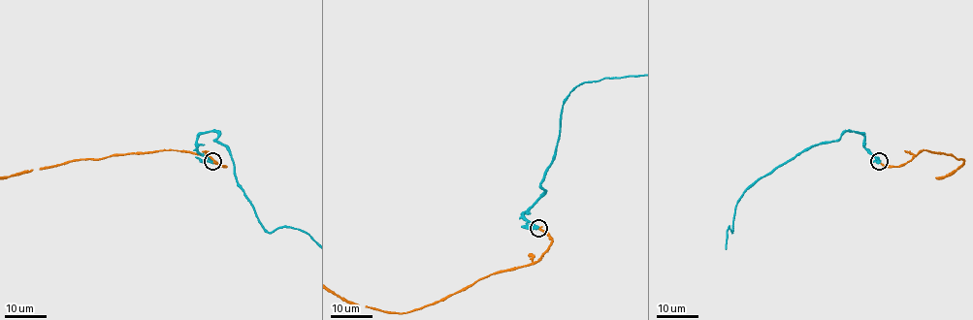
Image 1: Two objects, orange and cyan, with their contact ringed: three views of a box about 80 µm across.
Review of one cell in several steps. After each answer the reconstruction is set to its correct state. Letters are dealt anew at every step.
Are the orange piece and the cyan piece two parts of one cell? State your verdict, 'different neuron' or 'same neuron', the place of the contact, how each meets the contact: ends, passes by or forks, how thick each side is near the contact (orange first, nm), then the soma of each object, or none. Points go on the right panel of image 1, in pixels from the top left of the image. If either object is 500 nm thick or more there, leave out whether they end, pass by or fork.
same neuron | (879, 161) | orange ends | cyan passes by | 280/280 nm | orange none | cyan none

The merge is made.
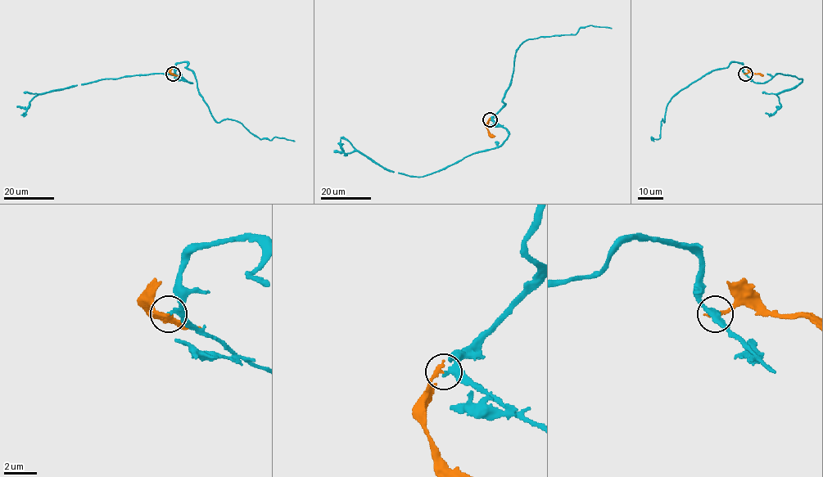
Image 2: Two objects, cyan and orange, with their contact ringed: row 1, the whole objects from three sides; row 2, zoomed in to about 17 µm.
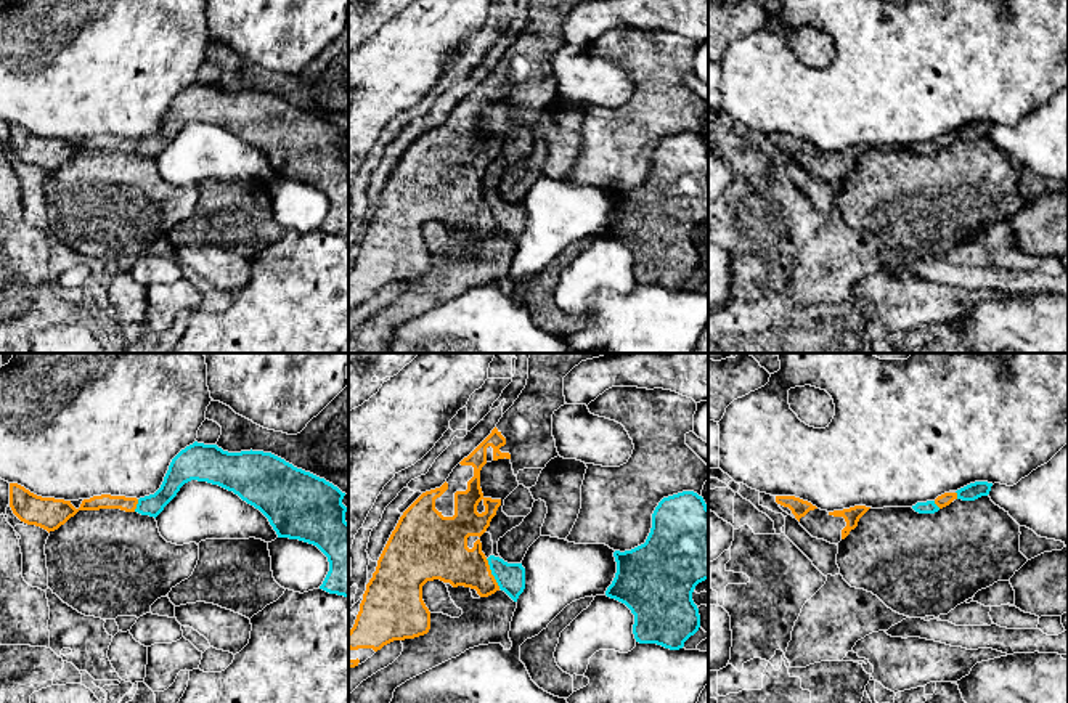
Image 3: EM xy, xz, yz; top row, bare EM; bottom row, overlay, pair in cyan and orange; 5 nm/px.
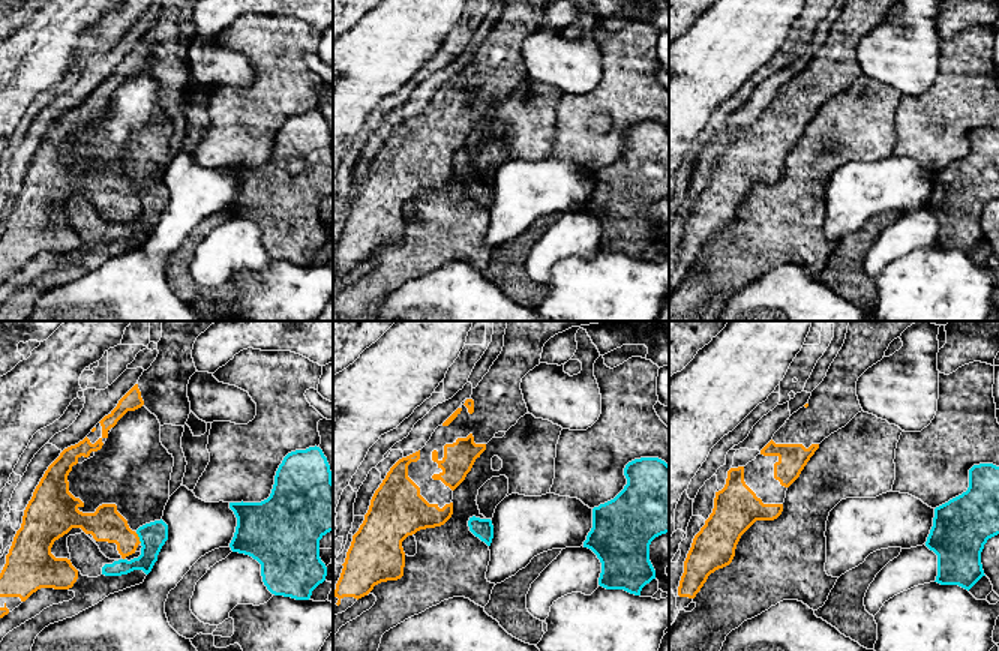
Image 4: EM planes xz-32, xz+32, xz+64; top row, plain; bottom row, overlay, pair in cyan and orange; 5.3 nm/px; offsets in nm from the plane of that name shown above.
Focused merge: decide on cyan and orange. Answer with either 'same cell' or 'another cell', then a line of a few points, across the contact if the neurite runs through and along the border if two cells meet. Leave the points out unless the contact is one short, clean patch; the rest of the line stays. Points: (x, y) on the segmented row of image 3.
another cell; line xz (485, 559), (500, 588)

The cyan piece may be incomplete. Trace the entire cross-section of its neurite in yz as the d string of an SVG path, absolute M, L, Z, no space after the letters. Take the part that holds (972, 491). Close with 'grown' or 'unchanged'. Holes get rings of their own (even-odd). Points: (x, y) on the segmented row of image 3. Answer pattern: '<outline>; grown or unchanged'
M975 482L975 483L970 483L960 490L957 490L957 499L962 499L962 501L975 501L981 496L988 496L989 491L991 491L991 486L993 483L988 483L988 482Z; unchanged

